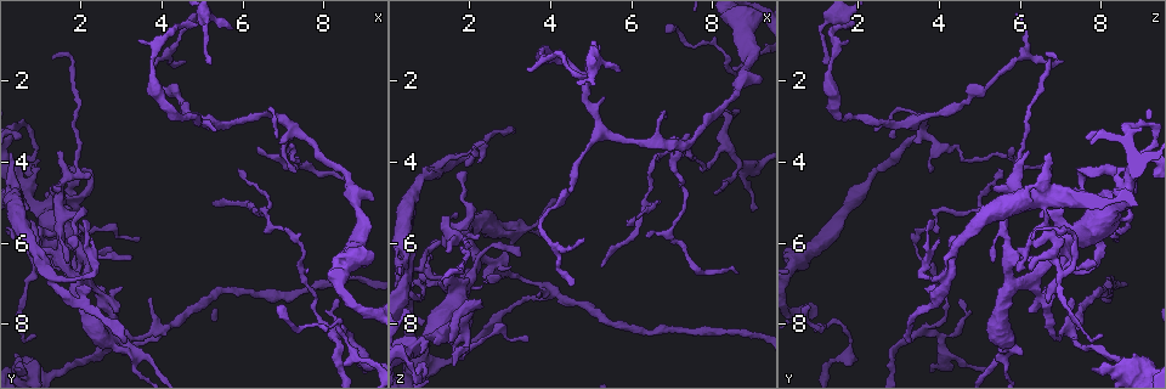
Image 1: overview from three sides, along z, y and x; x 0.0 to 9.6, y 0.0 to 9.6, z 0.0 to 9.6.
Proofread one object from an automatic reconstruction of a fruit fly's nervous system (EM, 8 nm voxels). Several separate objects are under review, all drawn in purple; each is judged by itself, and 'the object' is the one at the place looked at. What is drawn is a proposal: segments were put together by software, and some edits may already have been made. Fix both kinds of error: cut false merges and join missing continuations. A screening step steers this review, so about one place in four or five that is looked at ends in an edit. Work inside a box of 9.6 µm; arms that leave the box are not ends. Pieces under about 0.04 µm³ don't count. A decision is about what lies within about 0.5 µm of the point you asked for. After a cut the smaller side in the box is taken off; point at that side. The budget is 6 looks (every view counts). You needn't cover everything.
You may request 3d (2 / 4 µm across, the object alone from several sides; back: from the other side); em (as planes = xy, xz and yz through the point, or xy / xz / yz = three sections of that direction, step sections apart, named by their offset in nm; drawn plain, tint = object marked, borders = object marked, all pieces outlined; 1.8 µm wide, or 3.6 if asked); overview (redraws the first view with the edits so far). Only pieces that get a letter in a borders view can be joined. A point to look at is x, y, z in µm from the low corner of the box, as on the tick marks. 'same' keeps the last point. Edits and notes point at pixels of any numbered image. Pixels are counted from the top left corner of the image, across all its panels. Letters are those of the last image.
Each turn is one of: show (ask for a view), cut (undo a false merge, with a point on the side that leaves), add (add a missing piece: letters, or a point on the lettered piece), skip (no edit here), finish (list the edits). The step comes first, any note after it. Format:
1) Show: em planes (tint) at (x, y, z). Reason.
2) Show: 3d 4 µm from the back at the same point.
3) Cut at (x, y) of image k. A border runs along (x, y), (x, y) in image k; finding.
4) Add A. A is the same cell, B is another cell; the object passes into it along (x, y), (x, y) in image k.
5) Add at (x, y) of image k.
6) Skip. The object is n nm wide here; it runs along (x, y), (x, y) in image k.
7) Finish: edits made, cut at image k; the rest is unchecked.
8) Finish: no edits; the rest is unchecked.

Show: 3d 2 µm at (1.55, 4.65, 5.30).

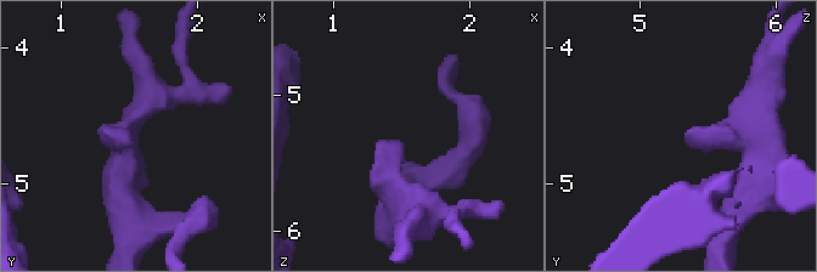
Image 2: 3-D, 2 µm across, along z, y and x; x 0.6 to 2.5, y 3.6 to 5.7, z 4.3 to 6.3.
Show: em xz step 16 (tint) at (1.52, 4.74, 5.34).

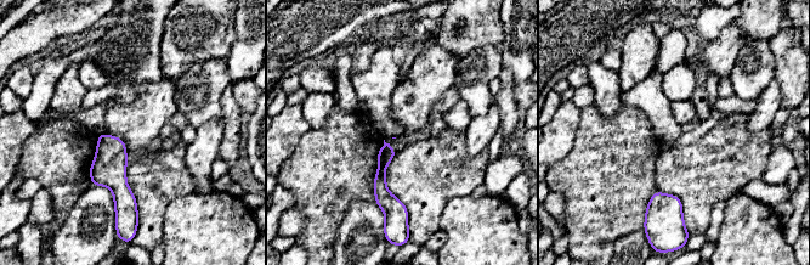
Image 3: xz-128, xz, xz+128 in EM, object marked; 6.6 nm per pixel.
Show: em planes (borders) at the same point. Another direction.

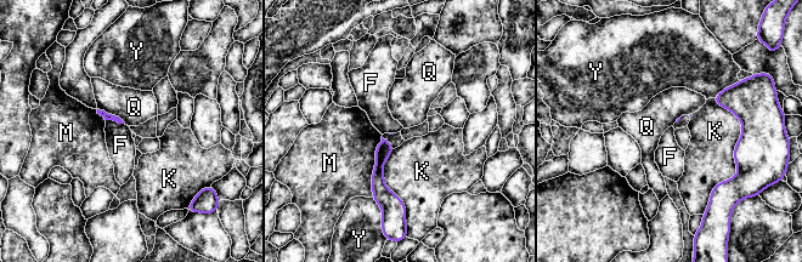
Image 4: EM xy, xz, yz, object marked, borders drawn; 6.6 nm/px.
Skip. F, K, M, Q and Y are other cells; a border runs along (106, 119), (124, 124) in image 4; none of them fits.

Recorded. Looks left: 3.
Show: em yz step 16 (tint) at (1.60, 9.20, 8.90). Thick turns thin.

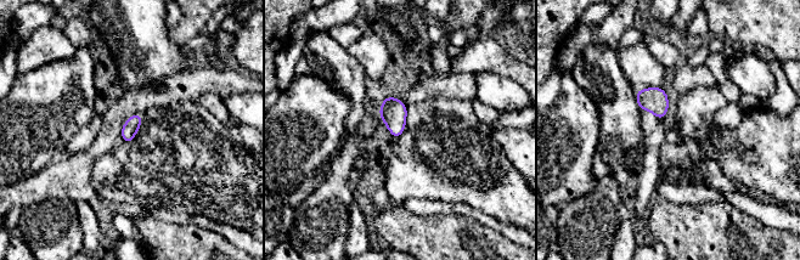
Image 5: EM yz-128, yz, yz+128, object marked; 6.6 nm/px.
Show: em planes (borders) at the same point.

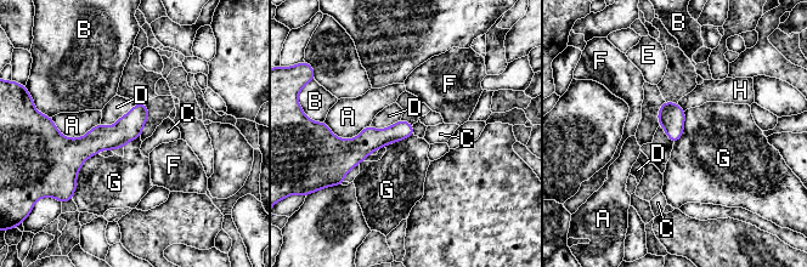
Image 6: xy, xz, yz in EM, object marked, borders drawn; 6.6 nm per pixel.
Skip. The object is 120 nm wide here; A, B, C, D, E, F, G and H are other cells; it runs along (145, 111), (117, 136), (61, 140) in image 6; all the same neuron.

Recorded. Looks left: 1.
Finish: no edits; the rest is unchecked.

